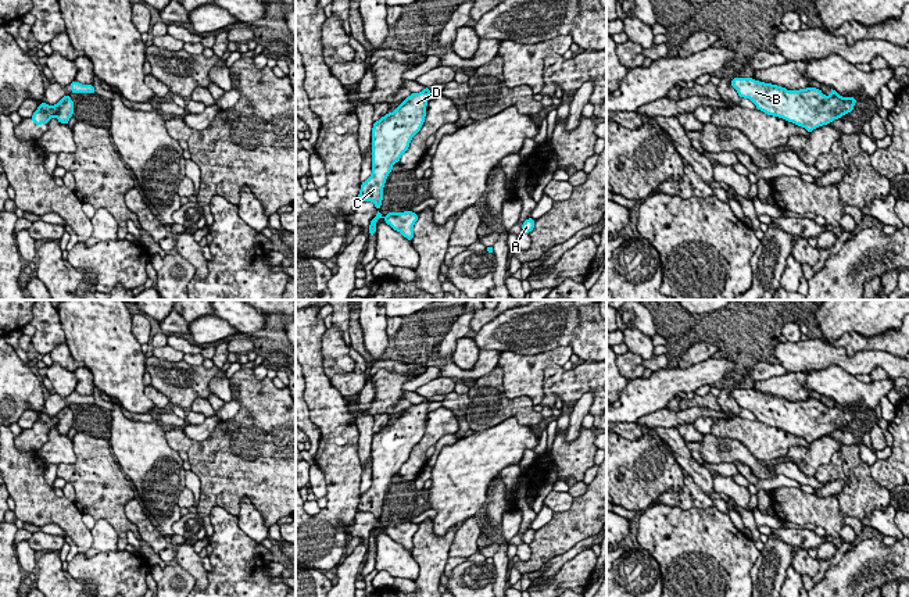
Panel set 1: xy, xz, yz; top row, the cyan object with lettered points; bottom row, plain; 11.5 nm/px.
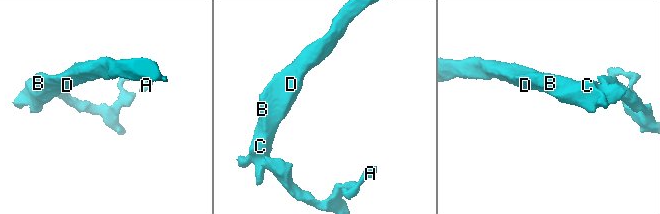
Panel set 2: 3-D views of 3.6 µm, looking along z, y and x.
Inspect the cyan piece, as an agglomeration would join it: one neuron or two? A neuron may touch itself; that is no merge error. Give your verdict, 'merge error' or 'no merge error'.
merge error

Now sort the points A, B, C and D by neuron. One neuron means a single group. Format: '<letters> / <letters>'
A / B C D

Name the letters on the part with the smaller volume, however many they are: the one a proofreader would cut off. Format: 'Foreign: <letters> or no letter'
Foreign: A

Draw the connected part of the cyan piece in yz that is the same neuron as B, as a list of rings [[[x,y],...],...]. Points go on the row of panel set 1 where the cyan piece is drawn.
[[[734,78],[730,83],[738,97],[749,99],[758,110],[804,126],[809,133],[851,112],[858,101],[840,94],[826,96],[820,89],[812,86],[787,90],[752,78]]]

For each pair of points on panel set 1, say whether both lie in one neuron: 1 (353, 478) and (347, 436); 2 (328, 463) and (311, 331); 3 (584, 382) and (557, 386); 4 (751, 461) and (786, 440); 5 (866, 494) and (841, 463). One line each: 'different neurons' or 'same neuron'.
1: same neuron
2: same neuron
3: same neuron
4: different neurons
5: same neuron

